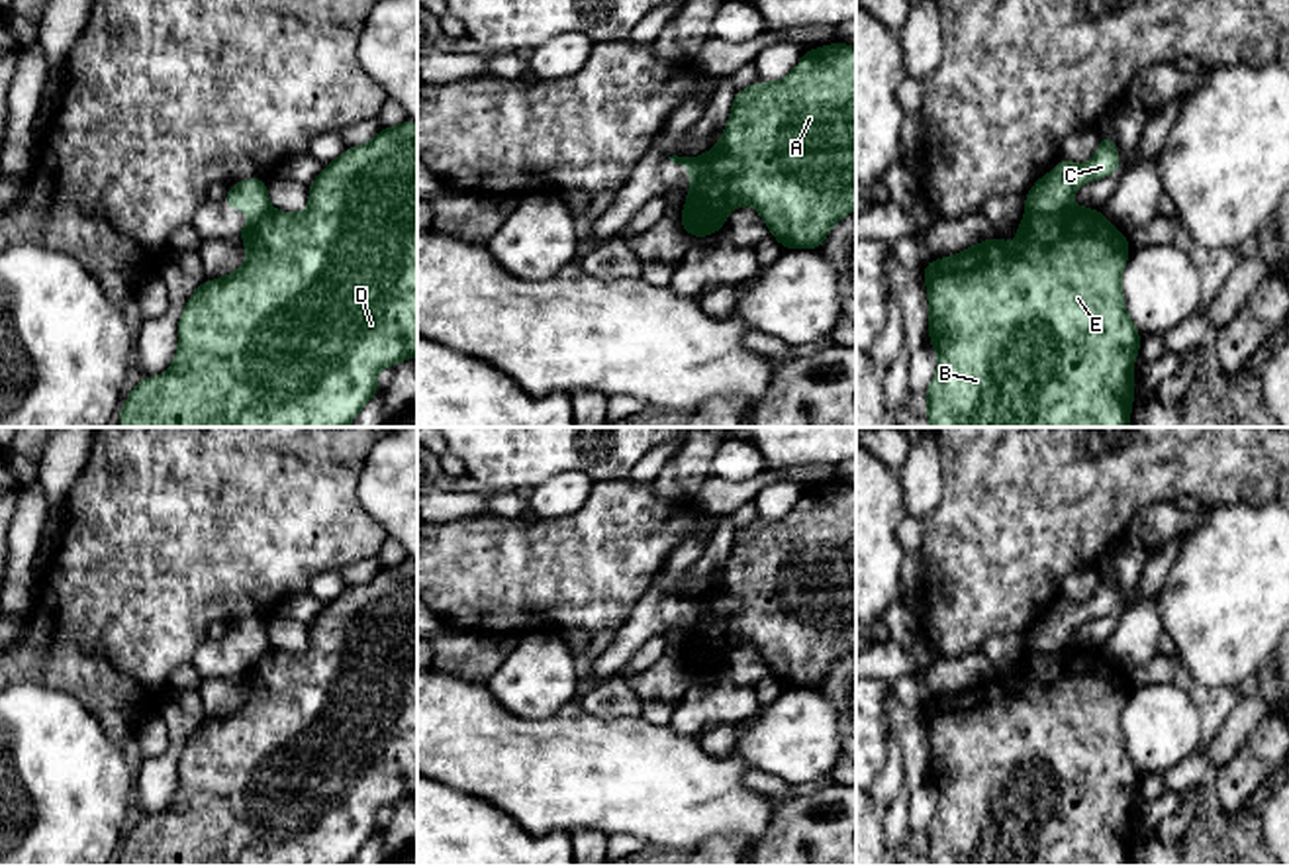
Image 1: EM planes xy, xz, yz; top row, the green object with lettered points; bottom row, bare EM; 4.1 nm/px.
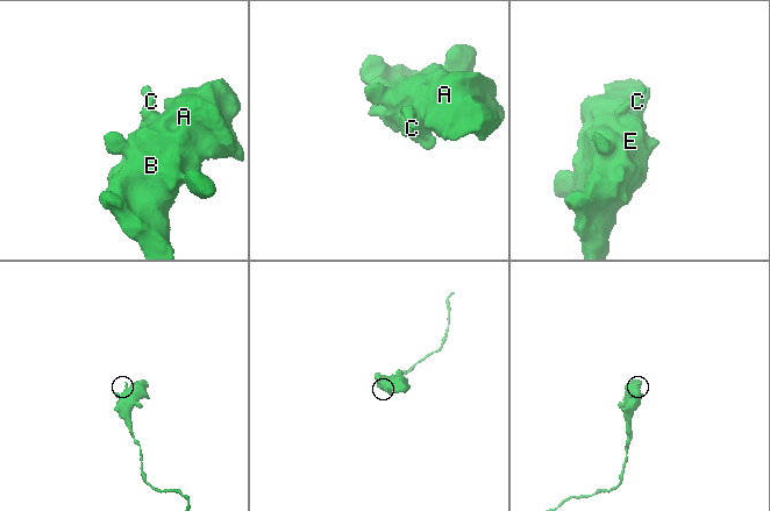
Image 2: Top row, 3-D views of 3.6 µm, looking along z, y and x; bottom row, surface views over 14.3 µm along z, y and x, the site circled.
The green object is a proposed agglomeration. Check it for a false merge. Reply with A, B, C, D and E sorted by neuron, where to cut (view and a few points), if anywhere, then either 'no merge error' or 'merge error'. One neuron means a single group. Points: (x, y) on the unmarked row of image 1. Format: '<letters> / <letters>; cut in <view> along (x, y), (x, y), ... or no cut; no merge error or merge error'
A B D E / C; cut in yz along (1070, 643), (1050, 653), (1027, 653); merge error

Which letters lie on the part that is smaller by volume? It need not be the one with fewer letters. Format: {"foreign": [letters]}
{"foreign": ["C"]}

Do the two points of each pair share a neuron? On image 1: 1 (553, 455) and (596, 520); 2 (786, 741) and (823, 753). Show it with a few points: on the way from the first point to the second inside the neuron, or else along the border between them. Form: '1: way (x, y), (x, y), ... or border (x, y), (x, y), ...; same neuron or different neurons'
1: border (627, 477), (594, 482); different neurons
2: way (796, 741), (813, 749); same neuron

